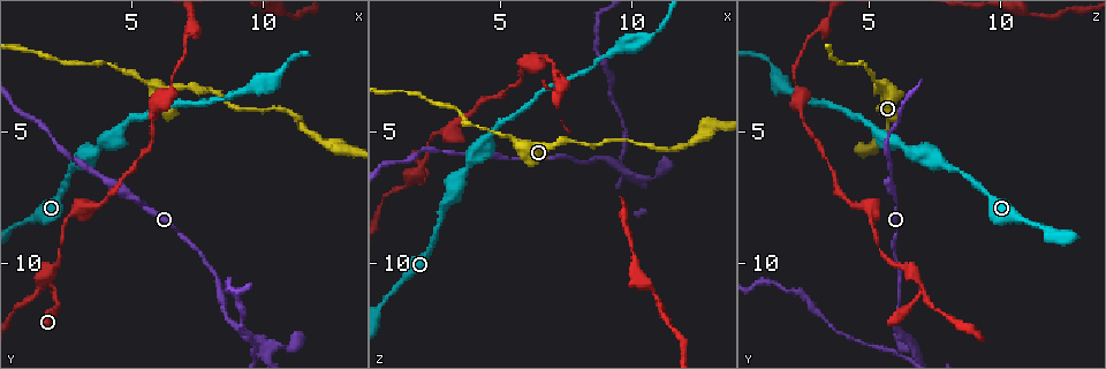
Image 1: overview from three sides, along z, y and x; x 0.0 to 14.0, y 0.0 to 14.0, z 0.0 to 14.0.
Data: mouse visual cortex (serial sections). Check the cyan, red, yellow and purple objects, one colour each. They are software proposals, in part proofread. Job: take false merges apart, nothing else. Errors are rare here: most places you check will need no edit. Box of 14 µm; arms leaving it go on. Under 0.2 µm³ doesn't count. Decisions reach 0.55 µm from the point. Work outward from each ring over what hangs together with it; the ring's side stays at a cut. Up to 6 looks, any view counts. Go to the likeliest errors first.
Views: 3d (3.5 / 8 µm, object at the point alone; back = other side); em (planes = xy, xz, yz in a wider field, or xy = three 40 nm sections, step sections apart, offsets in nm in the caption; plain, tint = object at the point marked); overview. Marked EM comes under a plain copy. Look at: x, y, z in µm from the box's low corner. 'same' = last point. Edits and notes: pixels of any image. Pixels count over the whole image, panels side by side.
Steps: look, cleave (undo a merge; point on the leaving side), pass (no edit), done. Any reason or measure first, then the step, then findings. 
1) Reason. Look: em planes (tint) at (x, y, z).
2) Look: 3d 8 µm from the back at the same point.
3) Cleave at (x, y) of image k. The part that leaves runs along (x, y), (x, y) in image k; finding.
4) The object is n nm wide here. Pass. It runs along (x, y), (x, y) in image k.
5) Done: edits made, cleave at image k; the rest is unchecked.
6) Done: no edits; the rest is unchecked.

Sharp bend. Look: 3d 3.5 µm at (9.9, 13.2, 6.7).

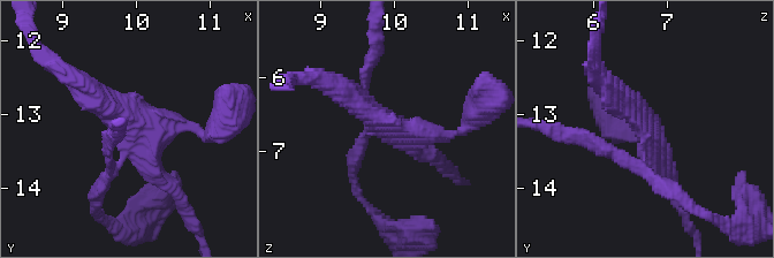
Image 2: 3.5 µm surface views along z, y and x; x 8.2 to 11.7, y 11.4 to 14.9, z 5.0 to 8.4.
Look: em xy step 5 (tint) at (9.95, 13.25, 6.70).

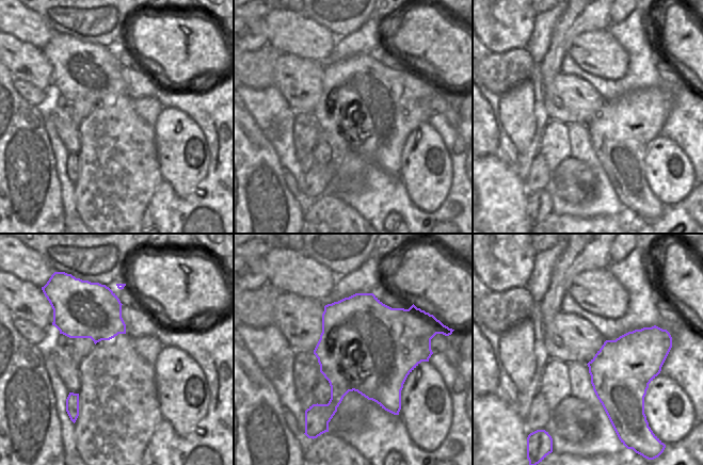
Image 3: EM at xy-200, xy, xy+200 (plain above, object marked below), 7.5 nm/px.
Cleave at (604, 152) of image 2. The part that leaves runs along (645, 151), (627, 162), (559, 134) in image 2; two cells meet here.

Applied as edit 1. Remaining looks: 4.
A fork. Look: 3d 8 µm at (1.8, 10.6, 6.9).

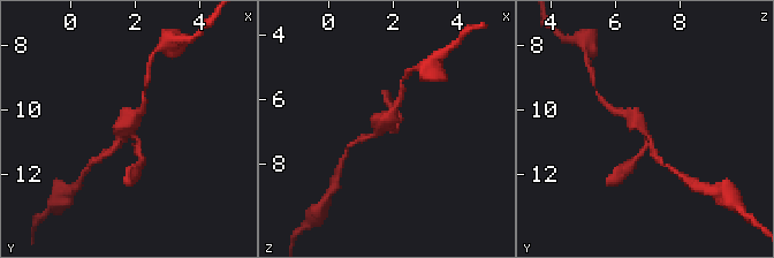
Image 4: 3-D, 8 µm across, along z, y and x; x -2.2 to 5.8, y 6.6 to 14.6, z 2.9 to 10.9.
Look: em xy step 2 (tint) at (1.9, 10.7, 6.9).

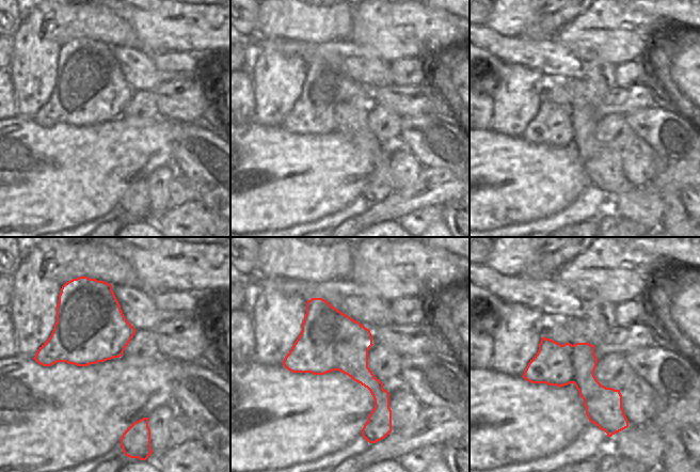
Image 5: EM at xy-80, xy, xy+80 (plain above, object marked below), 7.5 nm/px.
Pass. It runs along (638, 158), (646, 133), (620, 113) in image 4; all the same cell.

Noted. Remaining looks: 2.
Look: overview.

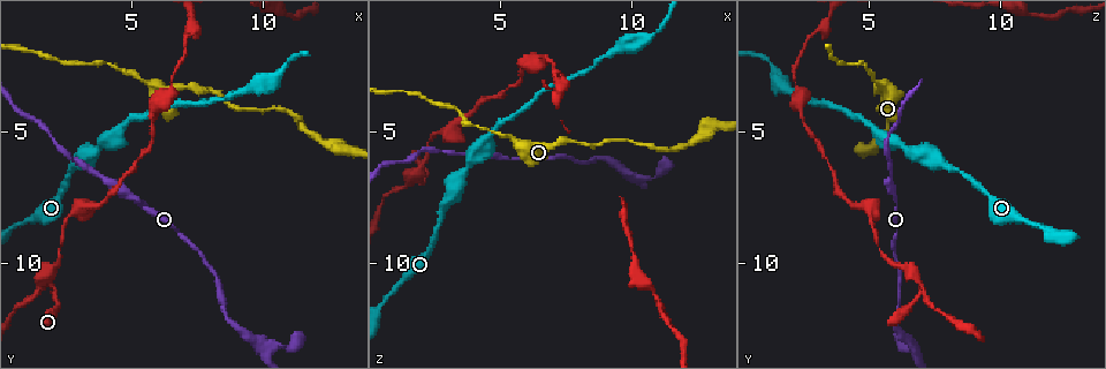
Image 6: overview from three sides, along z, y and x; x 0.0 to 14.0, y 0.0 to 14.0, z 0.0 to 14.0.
Small branch off a trunk. Look: 3d 3.5 µm from the back at (5.9, 3.3, 5.6).

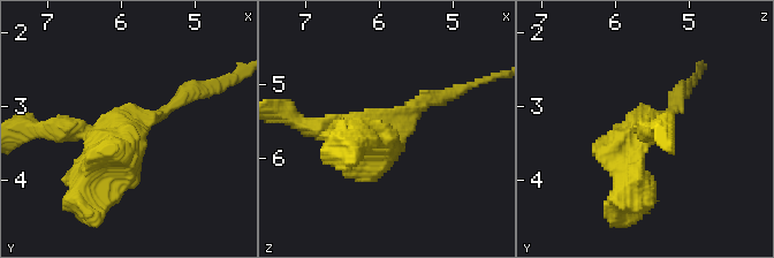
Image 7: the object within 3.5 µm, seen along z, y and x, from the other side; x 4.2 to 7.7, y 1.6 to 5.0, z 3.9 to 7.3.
Pass. It runs along (95, 181), (108, 135), (190, 92) in image 7; continuous, no second cell.

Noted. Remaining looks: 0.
Done: edits made, cleave at image 2; the rest is unchecked.

